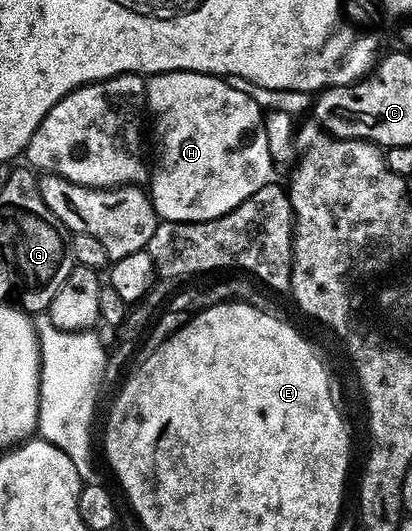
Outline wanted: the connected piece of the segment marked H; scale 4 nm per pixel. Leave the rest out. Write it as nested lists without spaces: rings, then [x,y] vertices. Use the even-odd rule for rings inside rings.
[[[164,71],[163,73],[152,73],[145,78],[146,82],[146,108],[149,116],[154,116],[154,133],[158,136],[158,166],[153,166],[148,177],[148,192],[150,202],[158,212],[159,218],[164,221],[211,221],[220,215],[228,215],[244,199],[256,195],[260,187],[271,184],[270,172],[276,169],[272,155],[268,151],[268,138],[265,135],[265,123],[263,121],[264,111],[244,91],[236,91],[232,88],[229,80],[216,77],[212,73],[197,73],[196,71]]]

